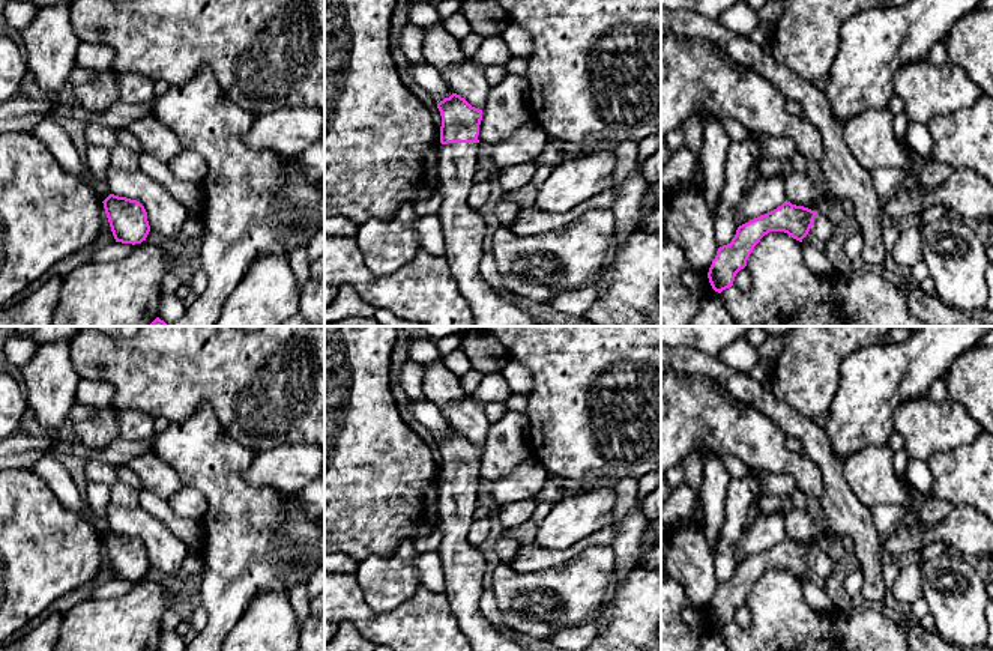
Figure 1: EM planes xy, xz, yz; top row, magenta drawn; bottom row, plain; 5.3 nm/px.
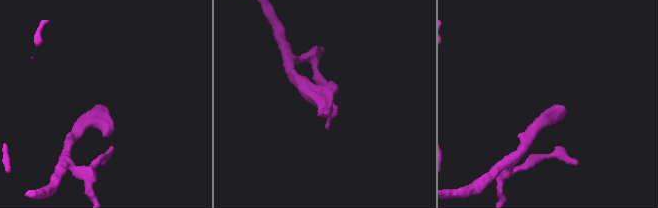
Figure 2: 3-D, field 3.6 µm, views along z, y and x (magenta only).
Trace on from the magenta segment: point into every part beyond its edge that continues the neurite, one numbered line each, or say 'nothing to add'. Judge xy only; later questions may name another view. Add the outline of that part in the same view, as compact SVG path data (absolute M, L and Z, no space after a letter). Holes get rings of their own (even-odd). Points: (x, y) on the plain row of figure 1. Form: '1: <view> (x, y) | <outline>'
nothing to add

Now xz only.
1: xz (463, 563) | M448 480L439 484L437 529L442 532L442 543L437 549L446 579L445 594L449 606L458 619L458 627L469 639L473 651L526 651L509 631L496 627L479 610L479 598L484 591L485 558L484 553L467 538L478 508L479 480Z

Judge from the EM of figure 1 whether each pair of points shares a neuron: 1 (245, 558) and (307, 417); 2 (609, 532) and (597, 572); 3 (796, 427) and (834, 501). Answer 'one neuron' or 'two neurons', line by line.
1: two neurons
2: two neurons
3: one neuron

